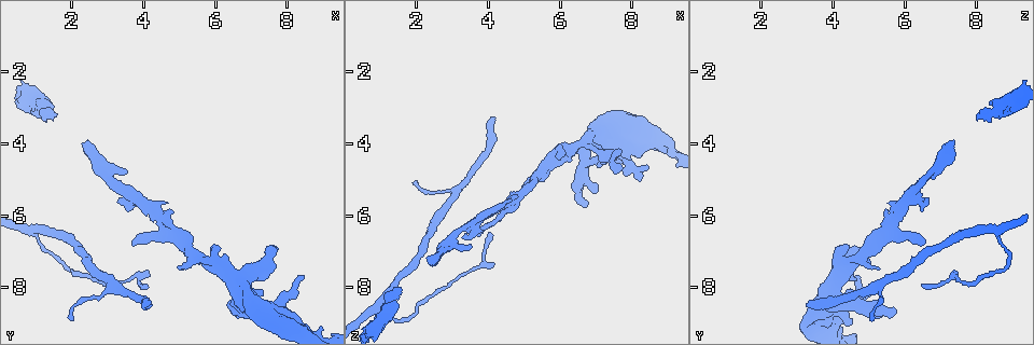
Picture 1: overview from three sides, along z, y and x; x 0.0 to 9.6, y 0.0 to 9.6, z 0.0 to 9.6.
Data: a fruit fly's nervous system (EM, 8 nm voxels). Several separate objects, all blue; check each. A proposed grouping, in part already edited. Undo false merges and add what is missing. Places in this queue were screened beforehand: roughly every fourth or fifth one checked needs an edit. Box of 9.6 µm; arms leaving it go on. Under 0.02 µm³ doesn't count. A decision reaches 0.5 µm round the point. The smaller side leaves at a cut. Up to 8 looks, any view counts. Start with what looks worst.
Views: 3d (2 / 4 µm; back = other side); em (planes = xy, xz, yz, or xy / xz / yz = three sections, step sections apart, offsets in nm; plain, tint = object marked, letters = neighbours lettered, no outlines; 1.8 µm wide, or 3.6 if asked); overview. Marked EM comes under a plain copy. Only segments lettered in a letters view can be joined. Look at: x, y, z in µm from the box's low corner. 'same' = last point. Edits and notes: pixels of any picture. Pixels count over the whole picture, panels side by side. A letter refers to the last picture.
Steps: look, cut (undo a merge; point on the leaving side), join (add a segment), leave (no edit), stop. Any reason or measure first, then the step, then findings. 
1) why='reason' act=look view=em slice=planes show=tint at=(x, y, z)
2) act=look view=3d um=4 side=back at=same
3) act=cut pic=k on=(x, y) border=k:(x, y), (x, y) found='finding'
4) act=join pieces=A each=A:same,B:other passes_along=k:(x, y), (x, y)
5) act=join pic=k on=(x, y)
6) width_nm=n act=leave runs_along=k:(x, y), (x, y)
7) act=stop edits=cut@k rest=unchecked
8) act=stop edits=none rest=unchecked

why='thin end' act=look view=em slice=yz step=4 show=tint at=(4.25, 8.40, 3.30)

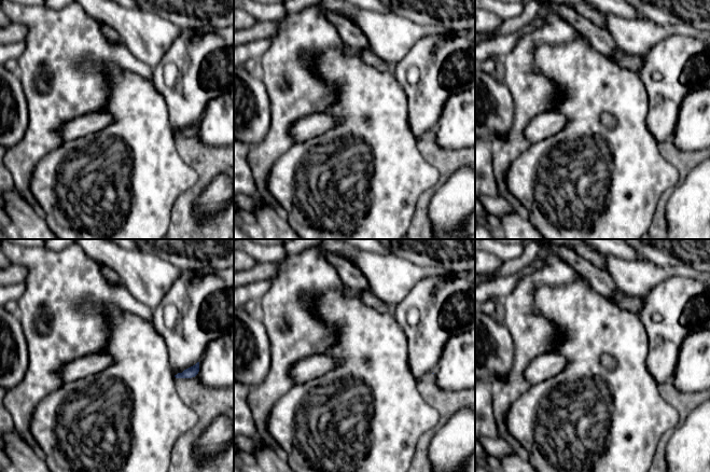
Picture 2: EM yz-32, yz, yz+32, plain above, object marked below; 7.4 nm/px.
act=look view=em slice=planes show=letters at=same

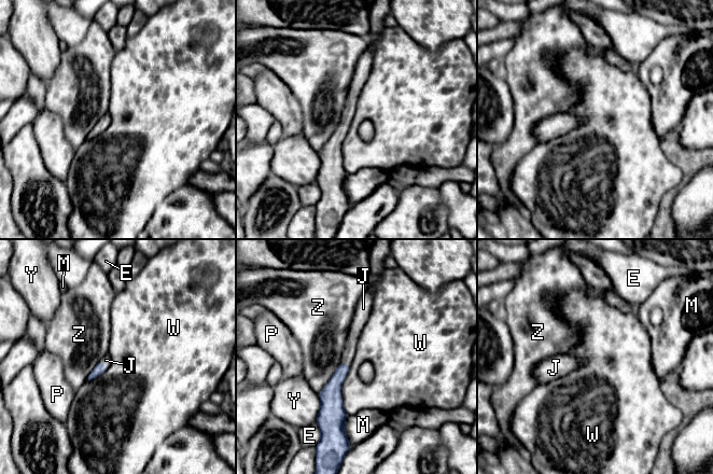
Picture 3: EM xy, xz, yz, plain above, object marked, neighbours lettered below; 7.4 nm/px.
longest_contact=W:400nm act=join pieces=J each=E:other,J:same,M:other,P:other,W:other,Y:other,Z:other found='the cell continues'

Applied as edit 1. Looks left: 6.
why='long arm stops here' act=look view=em slice=yz step=16 show=tint at=(1.60, 3.15, 8.00)

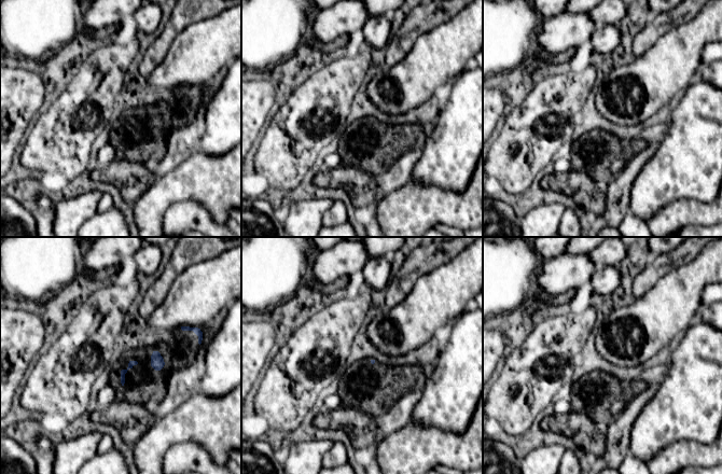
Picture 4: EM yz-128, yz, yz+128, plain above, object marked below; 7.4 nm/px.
act=look view=em slice=xz step=8 show=letters at=same

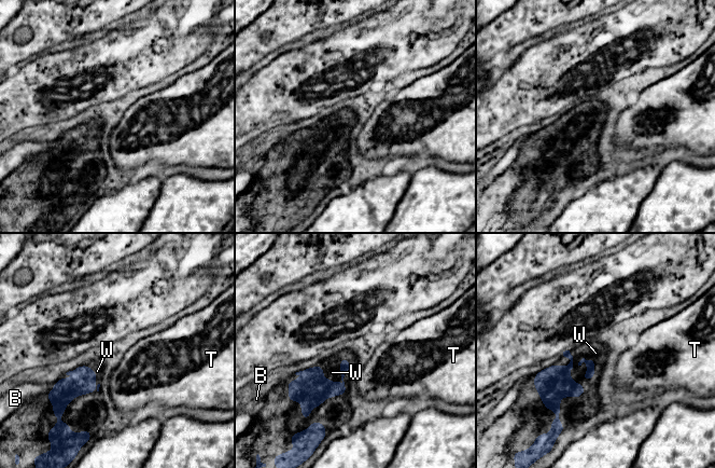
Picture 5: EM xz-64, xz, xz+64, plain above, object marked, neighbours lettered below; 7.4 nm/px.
act=join pieces=W each=B:other,T:other,W:same passes_along=5:(554, 383), (583, 387), (599, 358) found='the cell continues'

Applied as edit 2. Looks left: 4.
act=look view=overview

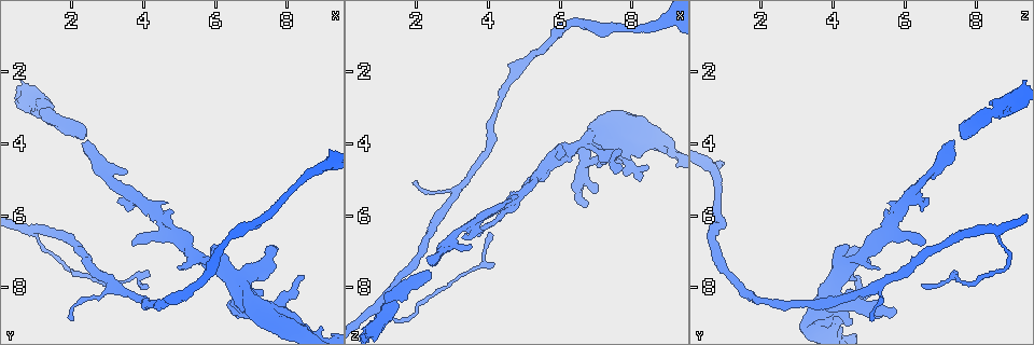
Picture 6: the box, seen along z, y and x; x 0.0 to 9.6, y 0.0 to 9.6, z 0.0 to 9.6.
why='four or more arms meet' act=look view=em slice=xz step=16 show=letters at=(6.75, 8.10, 3.90)

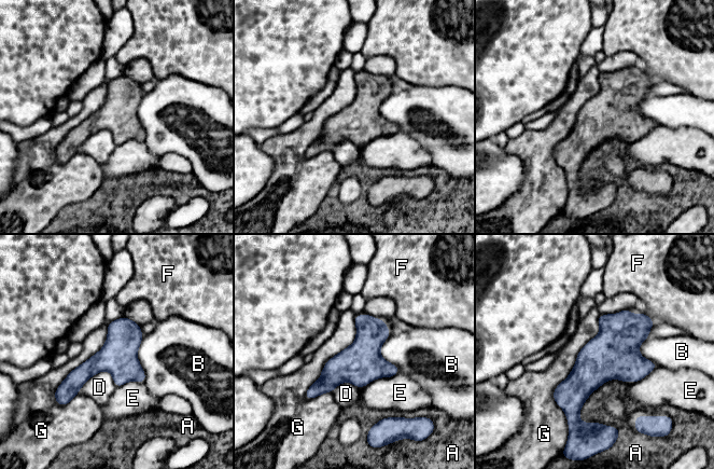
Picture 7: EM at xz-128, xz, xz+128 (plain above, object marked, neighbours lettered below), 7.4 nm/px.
act=look view=em slice=yz step=16 show=letters at=same

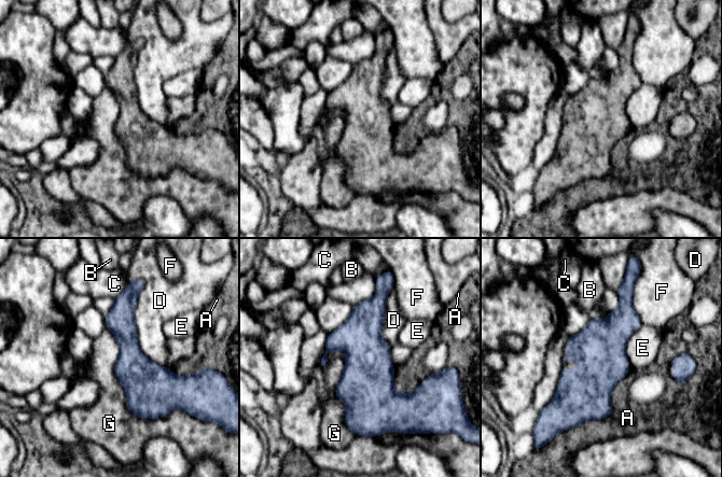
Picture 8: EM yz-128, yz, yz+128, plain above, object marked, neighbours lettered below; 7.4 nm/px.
act=leave each=A:other,B:other,C:other,D:other,E:other,F:other,G:other border=8:(323, 350), (355, 433) found='continuous, no second cell'

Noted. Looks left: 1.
act=stop edits=join@3,join@5 rest=unchecked

